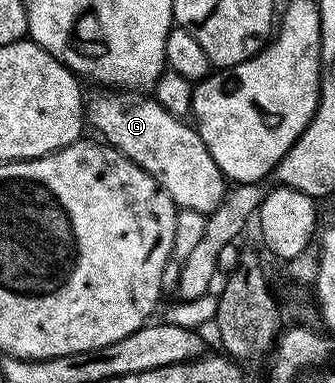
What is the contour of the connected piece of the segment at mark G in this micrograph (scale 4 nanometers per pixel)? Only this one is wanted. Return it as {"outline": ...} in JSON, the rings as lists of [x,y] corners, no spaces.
{"outline":[[[99,88],[93,92],[95,93],[92,95],[89,94],[85,102],[85,116],[88,120],[88,123],[90,124],[90,127],[92,124],[92,126],[101,134],[99,136],[108,145],[114,147],[115,150],[121,151],[125,157],[133,160],[133,162],[137,163],[139,167],[144,168],[147,172],[149,172],[149,174],[153,176],[155,180],[157,180],[159,186],[162,187],[164,191],[166,191],[171,199],[173,199],[176,207],[185,210],[198,211],[201,214],[209,215],[215,211],[221,203],[223,203],[224,199],[226,198],[227,179],[224,177],[223,173],[217,166],[216,161],[213,160],[209,154],[208,148],[205,147],[204,141],[201,140],[199,131],[196,130],[195,127],[193,127],[190,123],[185,124],[186,121],[184,119],[173,117],[172,114],[169,113],[167,109],[163,108],[154,98],[139,96],[136,97],[139,99],[131,101],[132,95],[128,91],[117,91],[113,88]]]}

